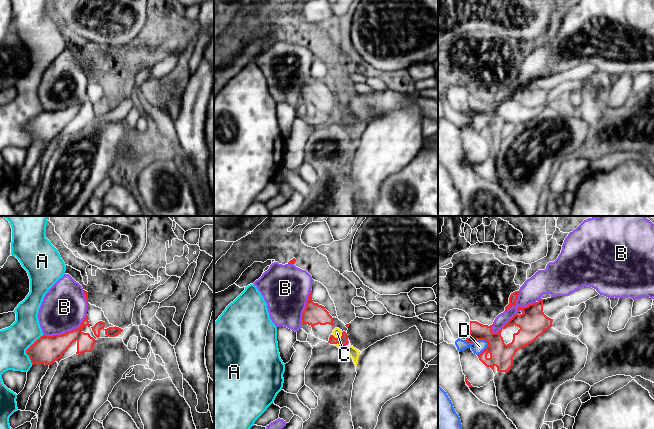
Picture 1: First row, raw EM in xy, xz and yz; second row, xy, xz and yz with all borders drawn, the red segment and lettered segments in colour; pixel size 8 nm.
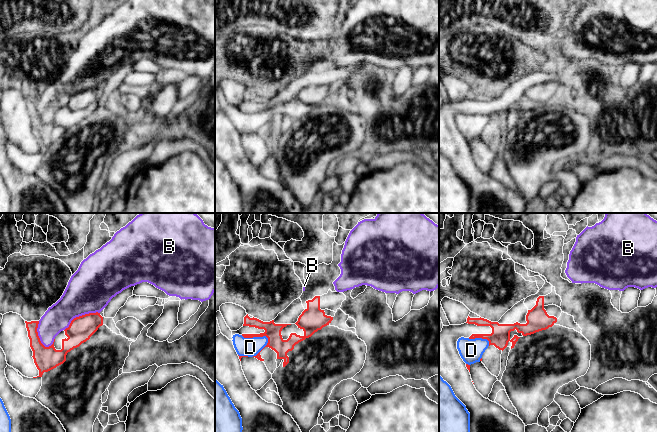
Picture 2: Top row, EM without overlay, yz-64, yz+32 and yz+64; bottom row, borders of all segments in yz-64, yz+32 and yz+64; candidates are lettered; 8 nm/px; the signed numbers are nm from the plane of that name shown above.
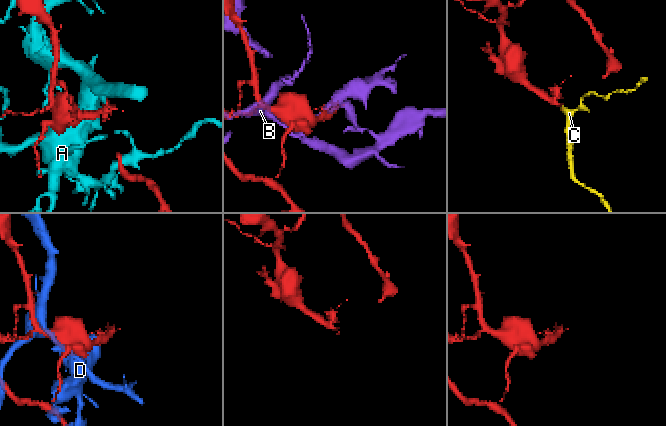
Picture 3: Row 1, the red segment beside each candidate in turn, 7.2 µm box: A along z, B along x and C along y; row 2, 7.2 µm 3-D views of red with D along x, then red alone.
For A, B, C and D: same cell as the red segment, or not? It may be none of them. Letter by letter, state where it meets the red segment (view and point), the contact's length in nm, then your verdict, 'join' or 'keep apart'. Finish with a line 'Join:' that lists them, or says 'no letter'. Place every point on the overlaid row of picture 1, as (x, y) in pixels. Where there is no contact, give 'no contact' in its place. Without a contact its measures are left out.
A: contact xy (27, 349); length 260 nm; keep apart
B: contact xy (68, 331); length 400 nm; keep apart
C: contact xz (338, 338); length 90 nm; join
D: contact yz (477, 339); length 200 nm; keep apart
Join: C

